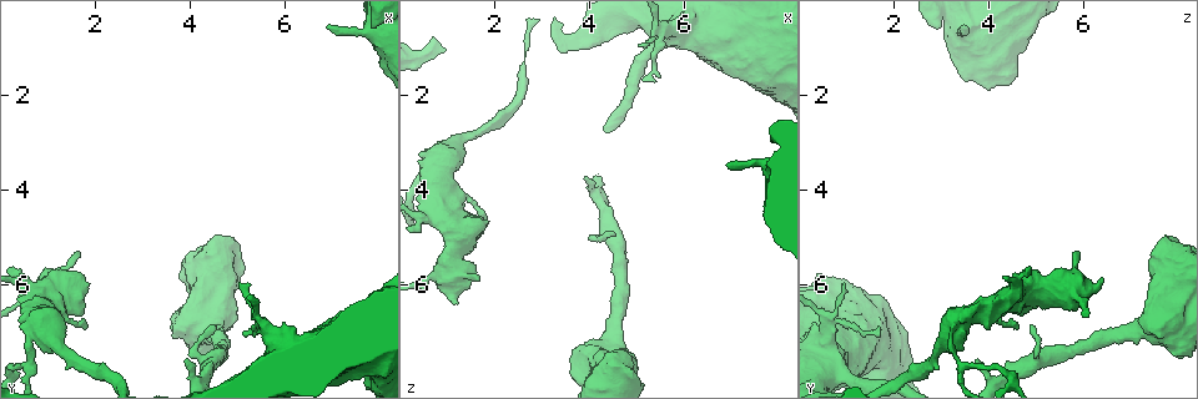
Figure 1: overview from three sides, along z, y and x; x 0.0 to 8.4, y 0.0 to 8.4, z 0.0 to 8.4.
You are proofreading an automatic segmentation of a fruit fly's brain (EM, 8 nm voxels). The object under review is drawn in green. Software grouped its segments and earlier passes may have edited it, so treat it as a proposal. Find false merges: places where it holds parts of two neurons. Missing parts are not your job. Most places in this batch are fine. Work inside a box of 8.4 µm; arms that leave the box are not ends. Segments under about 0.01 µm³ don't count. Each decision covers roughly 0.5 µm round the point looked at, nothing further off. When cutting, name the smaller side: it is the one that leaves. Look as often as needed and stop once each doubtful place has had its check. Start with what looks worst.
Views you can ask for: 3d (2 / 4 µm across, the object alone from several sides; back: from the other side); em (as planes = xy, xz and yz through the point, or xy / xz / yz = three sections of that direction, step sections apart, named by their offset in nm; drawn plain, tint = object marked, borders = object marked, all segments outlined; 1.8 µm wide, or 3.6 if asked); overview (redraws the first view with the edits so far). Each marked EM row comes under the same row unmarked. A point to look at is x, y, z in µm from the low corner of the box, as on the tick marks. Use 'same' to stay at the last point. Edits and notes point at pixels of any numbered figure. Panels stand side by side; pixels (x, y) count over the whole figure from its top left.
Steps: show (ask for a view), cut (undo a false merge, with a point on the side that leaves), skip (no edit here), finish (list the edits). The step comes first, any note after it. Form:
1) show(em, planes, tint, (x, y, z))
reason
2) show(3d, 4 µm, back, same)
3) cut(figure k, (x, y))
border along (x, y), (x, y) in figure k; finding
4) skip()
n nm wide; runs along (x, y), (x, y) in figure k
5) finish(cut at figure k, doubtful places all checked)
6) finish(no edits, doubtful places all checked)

show(3d, 4 µm, (0.60, 7.65, 3.50))
three arms meet

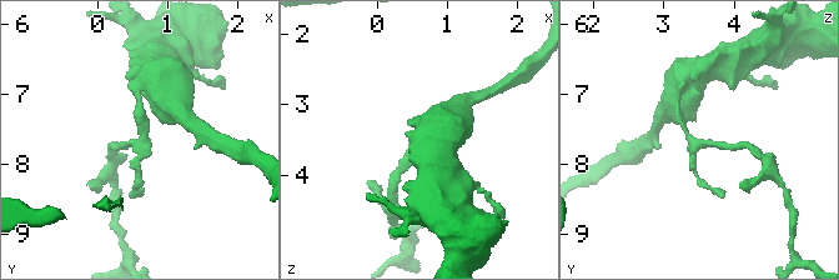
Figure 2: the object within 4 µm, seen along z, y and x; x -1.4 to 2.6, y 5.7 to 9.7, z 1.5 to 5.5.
show(em, planes, tint, (0.60, 7.70, 3.50))

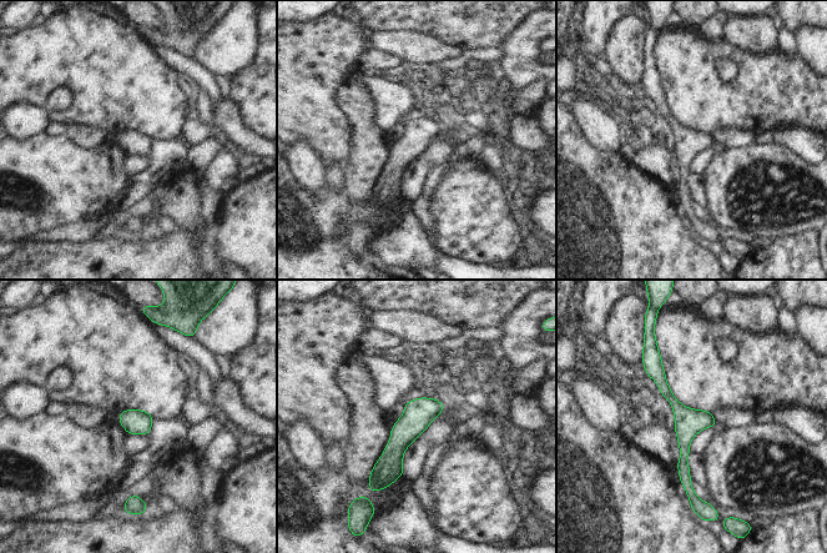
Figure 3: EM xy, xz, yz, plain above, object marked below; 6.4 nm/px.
skip()
160 nm wide; runs along (656, 357), (684, 416), (691, 494) in figure 3; one neuron here

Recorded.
show(3d, 4 µm, (5.60, 6.90, 0.75))
sudden change in width

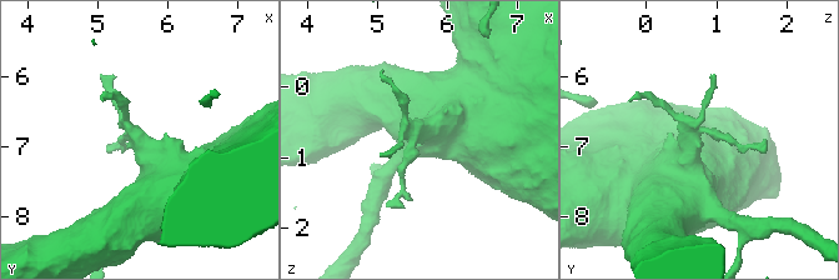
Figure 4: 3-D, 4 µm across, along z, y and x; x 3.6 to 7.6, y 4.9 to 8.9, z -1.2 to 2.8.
show(em, 3.6 µm, planes, tint, (5.55, 6.90, 0.75))

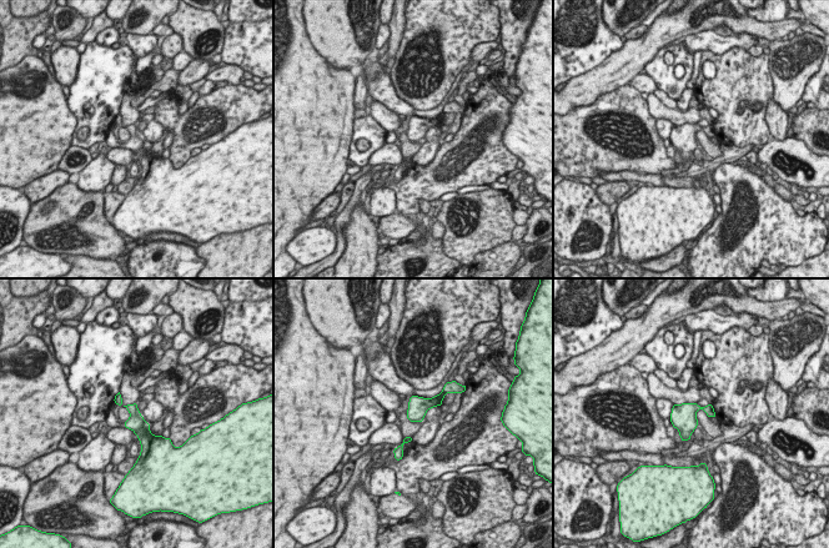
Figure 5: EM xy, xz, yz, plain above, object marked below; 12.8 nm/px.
skip()
runs along (117, 398), (134, 413), (145, 452) in figure 5; all the same neuron

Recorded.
show(em, 3.6 µm, xy, step 8, borders, (1.05, 6.25, 4.50))
abrupt turn

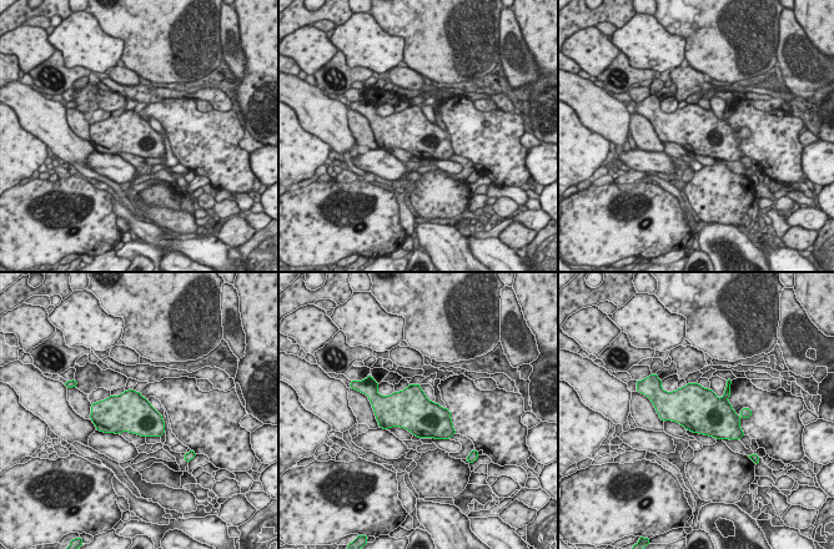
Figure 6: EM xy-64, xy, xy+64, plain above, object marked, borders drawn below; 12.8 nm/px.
show(em, 3.6 µm, yz, step 16, borders, same)
another direction

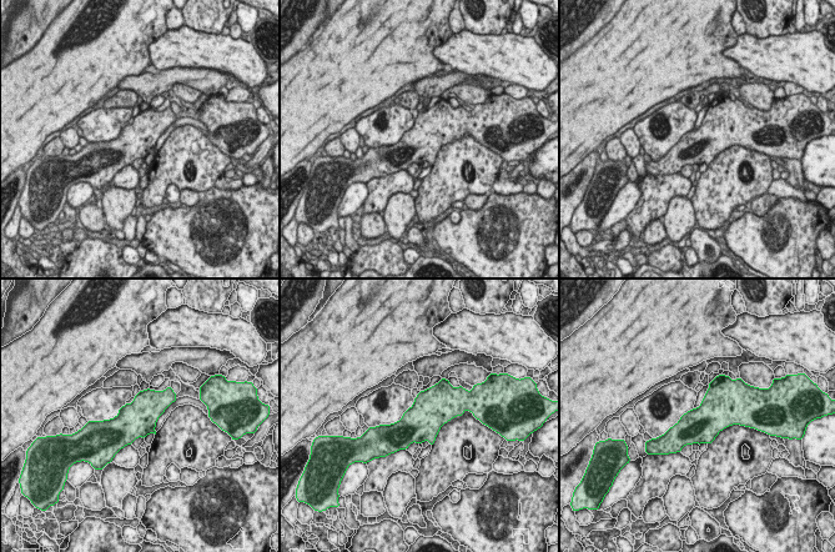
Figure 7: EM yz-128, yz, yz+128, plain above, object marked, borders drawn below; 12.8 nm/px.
skip()
one neuron here

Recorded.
finish(no edits, doubtful places all checked)

